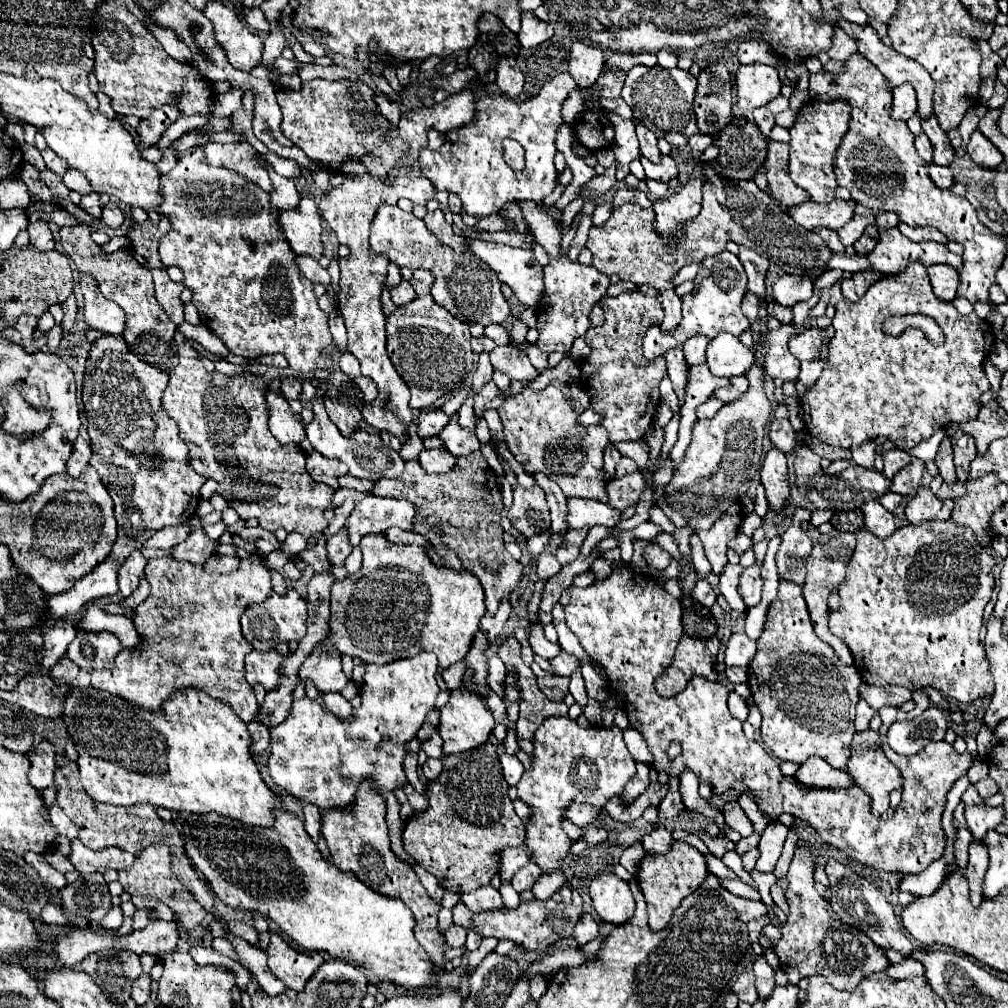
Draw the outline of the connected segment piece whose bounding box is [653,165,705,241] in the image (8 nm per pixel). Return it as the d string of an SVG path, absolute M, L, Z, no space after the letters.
M697 165L689 181L679 191L653 203L657 215L655 227L665 241L671 241L673 231L679 229L687 219L695 219L699 215L703 185L705 185L705 171L703 167Z

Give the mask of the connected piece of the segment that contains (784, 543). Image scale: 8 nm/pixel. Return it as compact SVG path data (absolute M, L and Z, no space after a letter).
M789 527L781 535L781 545L777 551L777 571L779 579L803 585L805 581L805 559L809 557L813 543L809 535L799 527Z

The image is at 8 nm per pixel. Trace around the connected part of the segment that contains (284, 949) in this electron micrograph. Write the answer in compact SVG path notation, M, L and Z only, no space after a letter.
M277 933L271 935L271 943L265 953L271 973L293 991L303 991L309 977L325 961L321 955L305 955L291 949Z

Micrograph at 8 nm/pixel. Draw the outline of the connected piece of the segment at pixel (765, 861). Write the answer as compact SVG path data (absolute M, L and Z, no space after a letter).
M773 821L767 825L765 833L761 835L761 841L759 841L759 857L757 857L757 863L755 863L755 869L761 871L761 873L773 873L775 869L775 863L781 855L781 849L783 849L783 843L787 839L787 827Z

